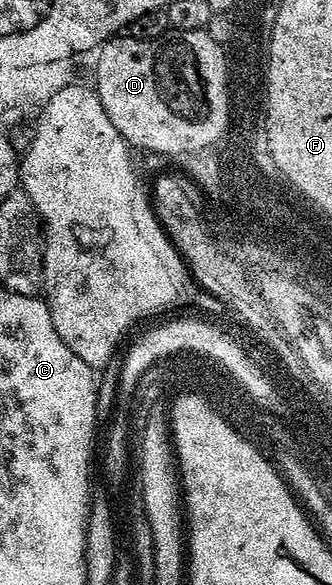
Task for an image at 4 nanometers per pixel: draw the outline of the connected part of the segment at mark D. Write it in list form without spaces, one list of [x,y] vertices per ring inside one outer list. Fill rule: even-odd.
[[[205,30],[158,40],[141,41],[130,34],[118,34],[106,40],[96,53],[95,91],[99,102],[103,102],[103,110],[107,110],[107,118],[111,118],[111,126],[122,137],[129,136],[134,143],[162,152],[189,152],[189,148],[209,144],[209,136],[217,136],[225,128],[225,64],[221,64],[221,52],[213,48],[215,41]]]

